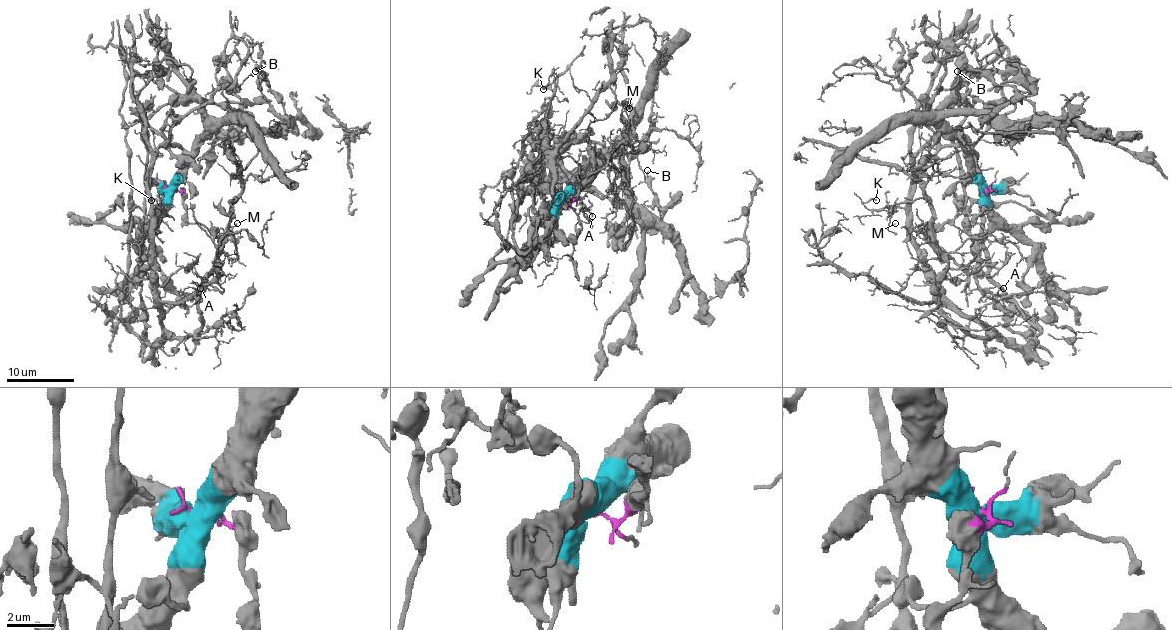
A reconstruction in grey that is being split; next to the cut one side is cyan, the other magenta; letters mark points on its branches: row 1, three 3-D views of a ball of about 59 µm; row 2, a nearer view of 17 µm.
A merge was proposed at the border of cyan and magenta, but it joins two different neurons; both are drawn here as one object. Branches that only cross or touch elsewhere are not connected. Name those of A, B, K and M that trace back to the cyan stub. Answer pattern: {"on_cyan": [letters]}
{"on_cyan": ["B"]}

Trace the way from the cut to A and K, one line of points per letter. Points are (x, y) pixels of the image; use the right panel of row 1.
A: (987, 187), (977, 220), (985, 232), (948, 255), (938, 306), (987, 337), (978, 308), (995, 303), (1004, 287)
K: (987, 187), (985, 232), (948, 255), (938, 287), (938, 306), (983, 337), (910, 216), (861, 203), (877, 199)

